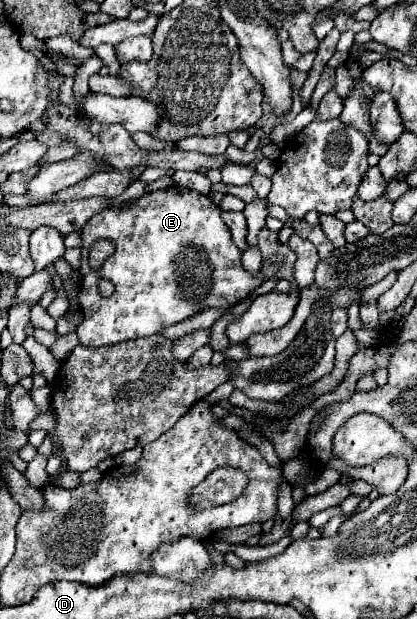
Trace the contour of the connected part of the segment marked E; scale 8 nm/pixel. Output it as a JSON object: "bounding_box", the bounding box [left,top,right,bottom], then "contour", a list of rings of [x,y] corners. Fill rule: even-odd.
{"bounding_box":[76,187,264,347],"contour":[[[170,187],[162,191],[152,191],[138,199],[136,205],[130,207],[112,207],[96,213],[84,227],[82,227],[82,267],[88,267],[88,247],[98,241],[100,237],[110,237],[116,245],[114,255],[110,255],[102,269],[92,271],[82,277],[78,305],[84,313],[84,321],[78,325],[76,335],[80,337],[80,345],[84,347],[104,347],[114,345],[128,339],[148,337],[160,333],[164,327],[180,323],[196,313],[206,309],[228,309],[238,301],[246,299],[256,287],[262,285],[264,275],[248,273],[240,263],[240,249],[232,241],[230,229],[220,217],[220,209],[210,201],[208,195],[200,195],[196,191],[184,187]],[[110,279],[116,287],[114,295],[104,299],[98,293],[98,281]]]}

